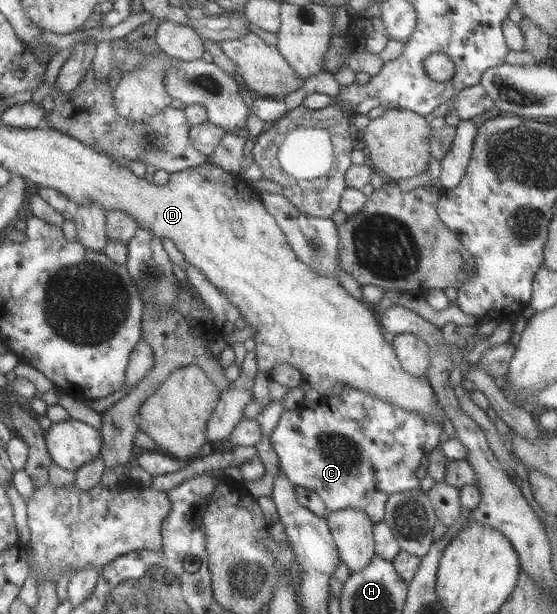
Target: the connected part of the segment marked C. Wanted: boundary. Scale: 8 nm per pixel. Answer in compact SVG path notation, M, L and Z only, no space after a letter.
M343 386L341 392L330 396L331 403L321 403L315 409L300 407L283 410L269 435L270 445L276 453L279 469L294 485L316 493L329 511L353 508L364 511L371 523L383 518L389 495L408 489L421 490L415 471L419 459L440 441L441 426L425 419L421 414L406 412L398 405L373 397L354 387Z

